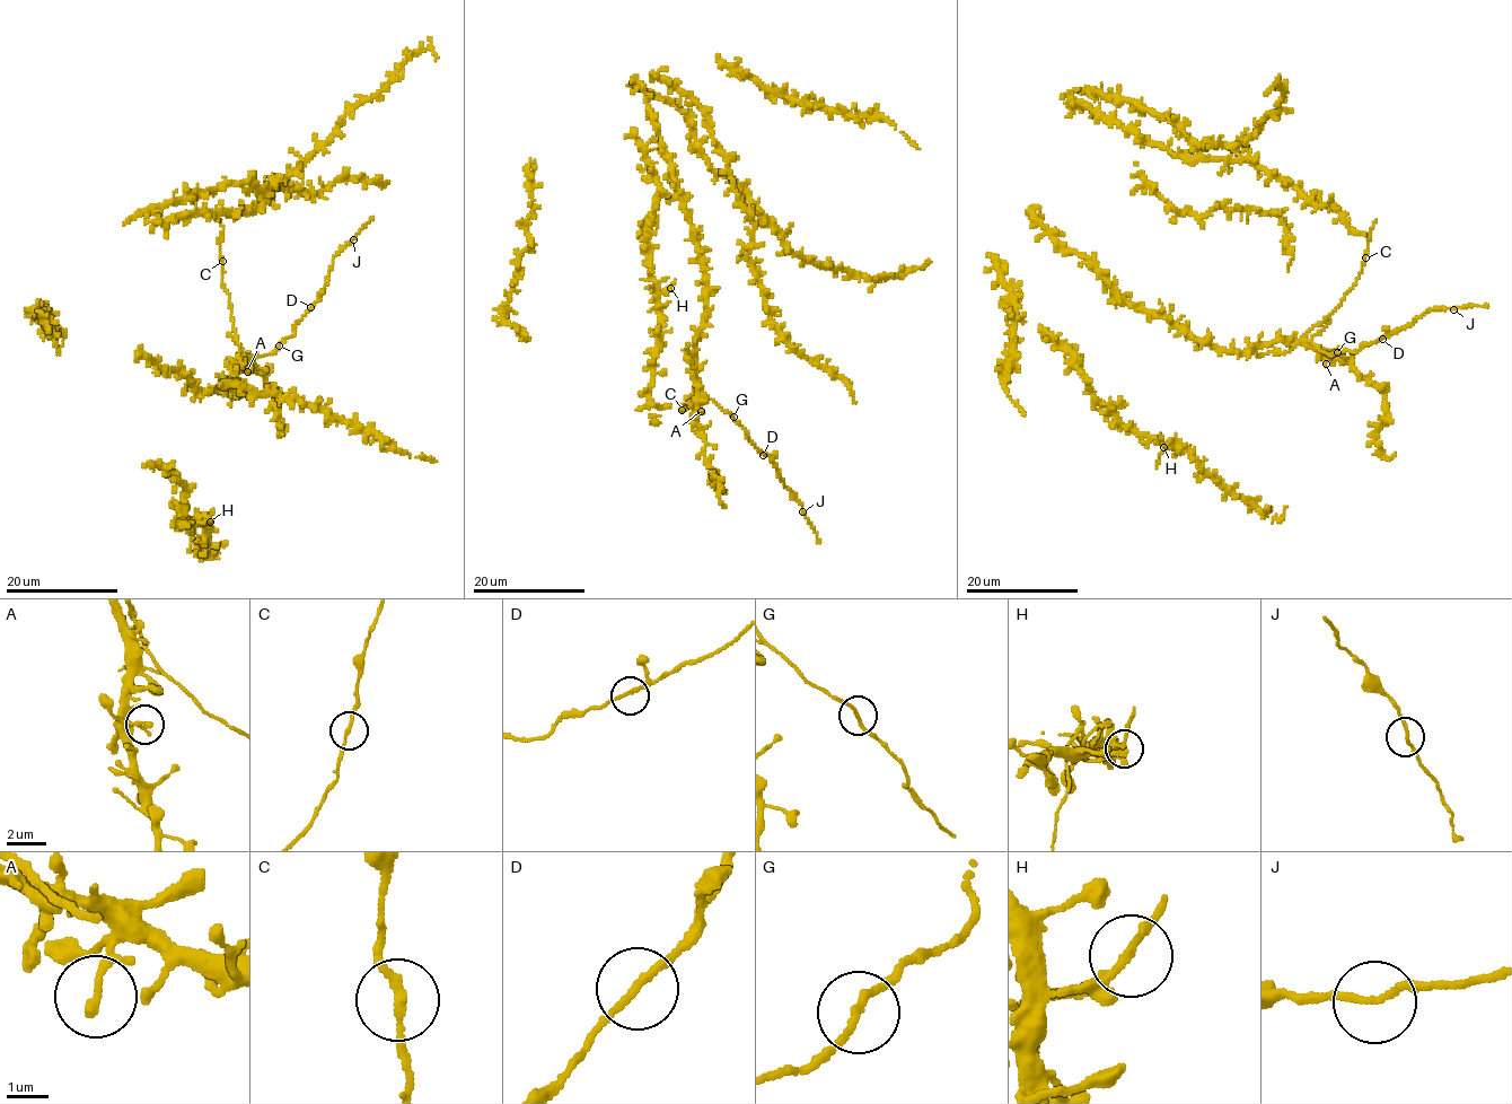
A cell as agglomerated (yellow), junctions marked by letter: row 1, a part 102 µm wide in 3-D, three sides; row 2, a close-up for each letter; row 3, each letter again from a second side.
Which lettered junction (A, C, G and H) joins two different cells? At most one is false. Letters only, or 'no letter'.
no letter

